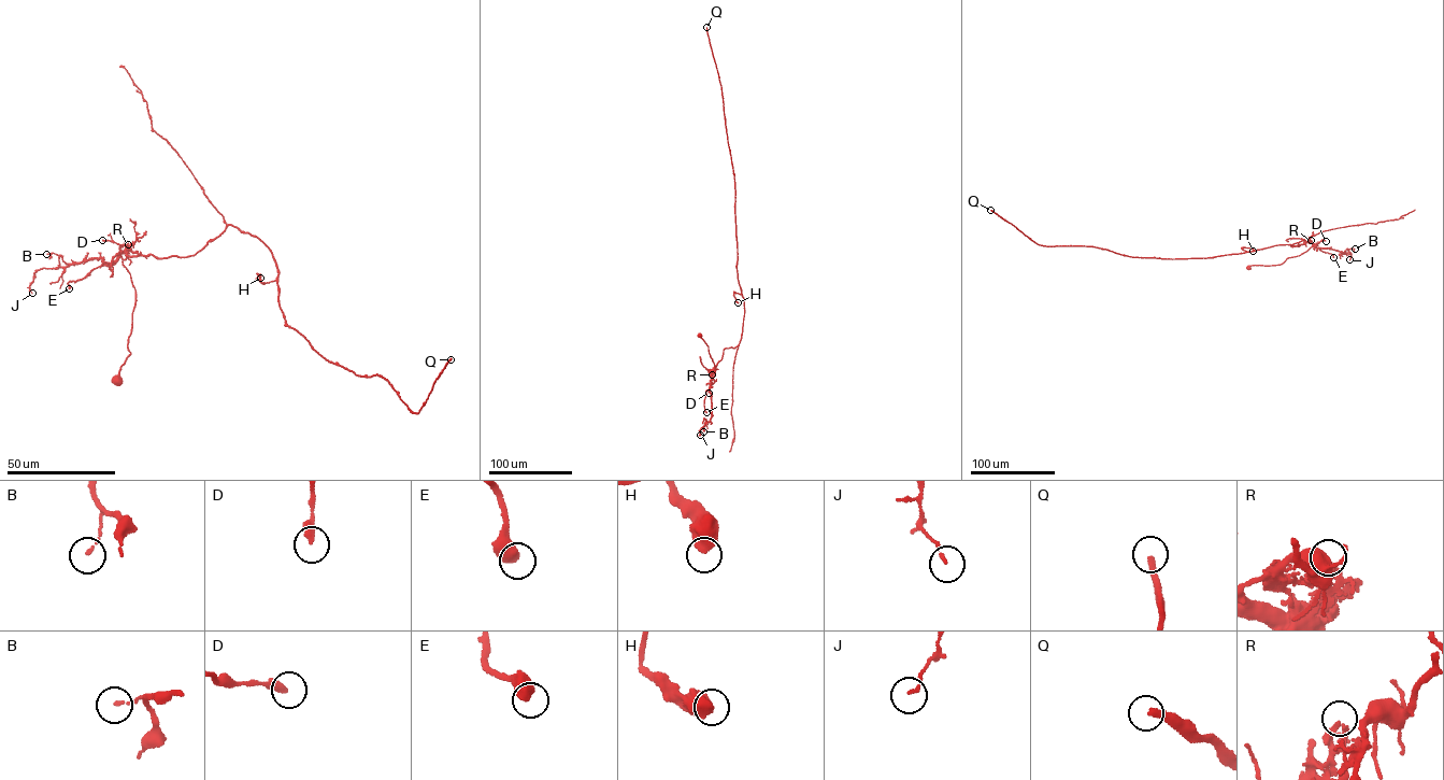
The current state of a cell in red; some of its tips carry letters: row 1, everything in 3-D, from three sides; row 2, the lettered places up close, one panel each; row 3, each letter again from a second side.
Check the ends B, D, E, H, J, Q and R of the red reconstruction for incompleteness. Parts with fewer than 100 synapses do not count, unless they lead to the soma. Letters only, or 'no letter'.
Q

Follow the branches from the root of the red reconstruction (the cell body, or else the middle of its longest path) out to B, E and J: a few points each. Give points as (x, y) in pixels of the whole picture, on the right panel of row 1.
B: (1248, 268), (1280, 265), (1306, 252), (1312, 244), (1346, 253), (1346, 249), (1355, 249)
E: (1248, 268), (1280, 265), (1306, 252), (1312, 244), (1333, 257)
J: (1248, 268), (1280, 265), (1306, 252), (1312, 244), (1348, 251), (1349, 259)

